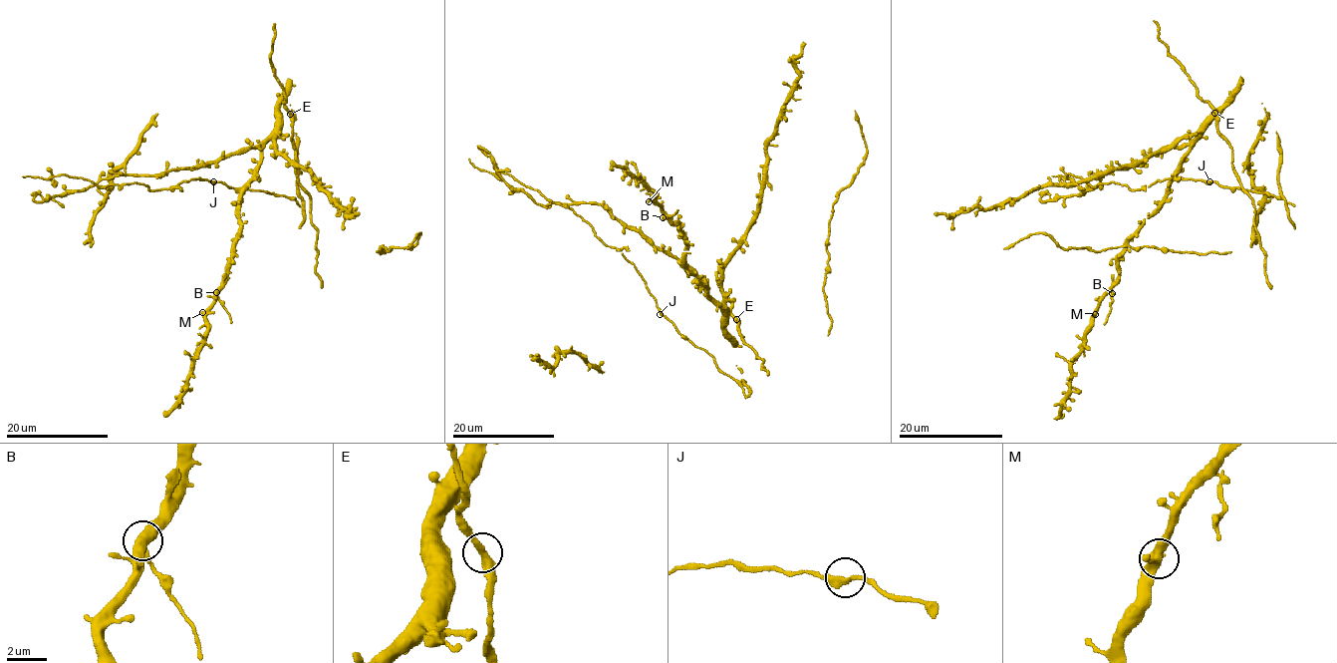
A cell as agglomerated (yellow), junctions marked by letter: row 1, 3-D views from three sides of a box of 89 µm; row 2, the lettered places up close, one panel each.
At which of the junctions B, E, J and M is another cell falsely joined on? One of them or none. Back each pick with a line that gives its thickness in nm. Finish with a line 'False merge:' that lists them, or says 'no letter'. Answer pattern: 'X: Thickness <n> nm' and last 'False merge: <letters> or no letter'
B: Thickness 280 nm
False merge: B

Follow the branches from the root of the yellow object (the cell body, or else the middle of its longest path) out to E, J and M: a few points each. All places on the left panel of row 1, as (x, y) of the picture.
E: (262, 144), (281, 122), (281, 117), (290, 114)
J: (262, 144), (191, 167), (108, 179), (108, 184), (141, 183), (152, 190), (173, 188), (198, 177), (213, 181)
M: (262, 144), (257, 171), (241, 194), (239, 237), (235, 251), (229, 257), (227, 280), (213, 302), (202, 312)

